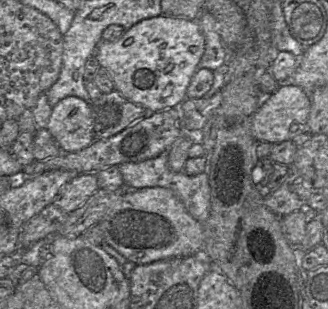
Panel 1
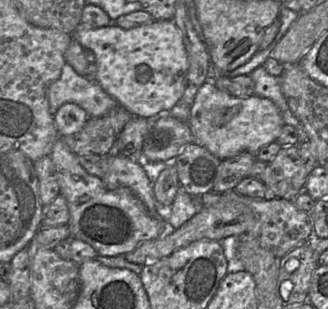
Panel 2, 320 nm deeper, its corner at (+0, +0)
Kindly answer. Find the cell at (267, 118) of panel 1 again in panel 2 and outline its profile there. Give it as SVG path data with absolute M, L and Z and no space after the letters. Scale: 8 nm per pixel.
M207 81L195 96L188 124L195 142L224 160L243 152L256 155L259 149L277 141L285 123L279 108L272 100L256 94L238 98Z

